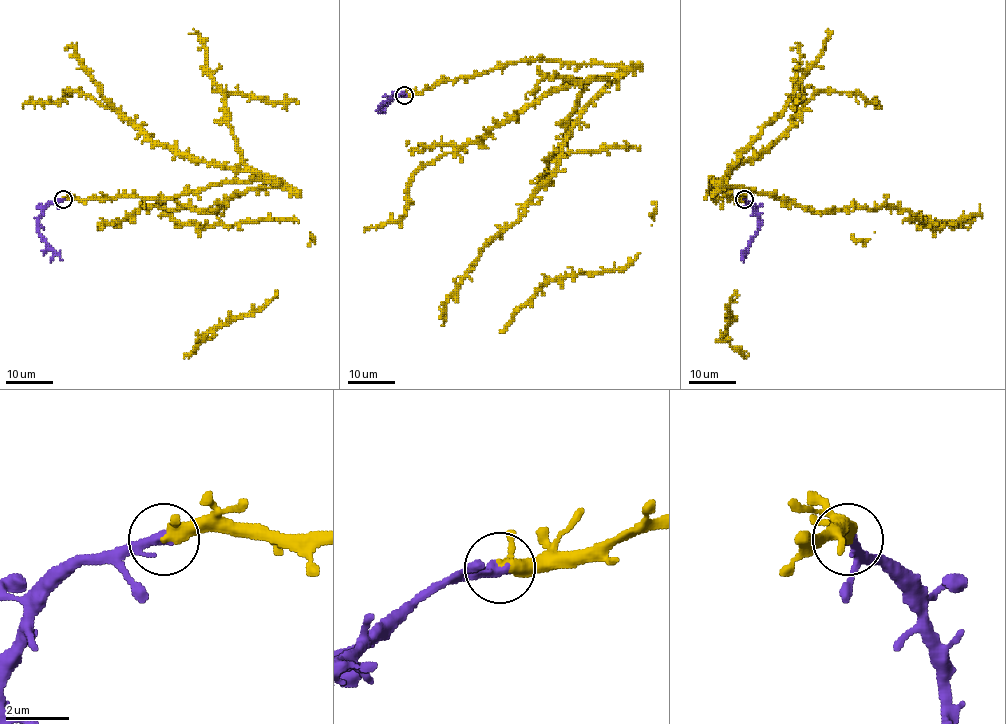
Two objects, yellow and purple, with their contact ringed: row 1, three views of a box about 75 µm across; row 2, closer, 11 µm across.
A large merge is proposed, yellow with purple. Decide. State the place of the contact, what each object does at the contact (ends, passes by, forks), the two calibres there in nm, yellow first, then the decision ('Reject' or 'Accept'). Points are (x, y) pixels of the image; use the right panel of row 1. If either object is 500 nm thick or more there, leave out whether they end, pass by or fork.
Place: (744, 199). At the ring yellow passes by. At the ring purple ends. Thickness 320 nm (yellow) against 380 nm. Accept

